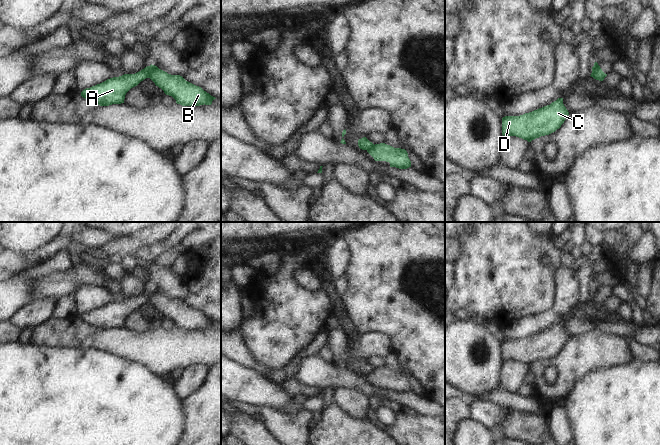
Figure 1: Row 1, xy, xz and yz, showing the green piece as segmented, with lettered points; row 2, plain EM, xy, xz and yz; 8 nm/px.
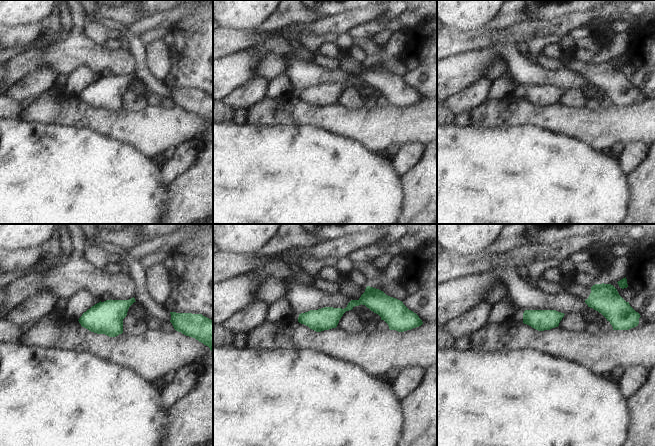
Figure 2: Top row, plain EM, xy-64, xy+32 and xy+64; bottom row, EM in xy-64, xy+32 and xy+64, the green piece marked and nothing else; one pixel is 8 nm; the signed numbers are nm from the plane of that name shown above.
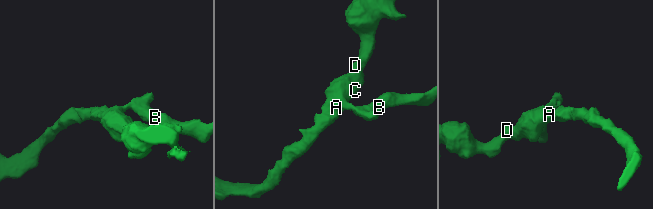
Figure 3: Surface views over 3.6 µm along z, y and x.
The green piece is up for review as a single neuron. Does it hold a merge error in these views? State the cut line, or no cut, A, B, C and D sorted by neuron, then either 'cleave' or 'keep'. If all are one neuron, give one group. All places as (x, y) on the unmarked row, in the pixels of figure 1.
cut in xy along (149, 290), (147, 301); A C D / B; cleave

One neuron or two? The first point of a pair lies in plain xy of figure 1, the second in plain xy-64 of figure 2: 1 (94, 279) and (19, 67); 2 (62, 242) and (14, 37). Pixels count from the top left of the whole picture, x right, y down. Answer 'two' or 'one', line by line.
1: one
2: one

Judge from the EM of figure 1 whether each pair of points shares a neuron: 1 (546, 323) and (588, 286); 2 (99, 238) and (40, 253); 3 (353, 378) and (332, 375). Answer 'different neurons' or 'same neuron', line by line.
1: different neurons
2: same neuron
3: same neuron

